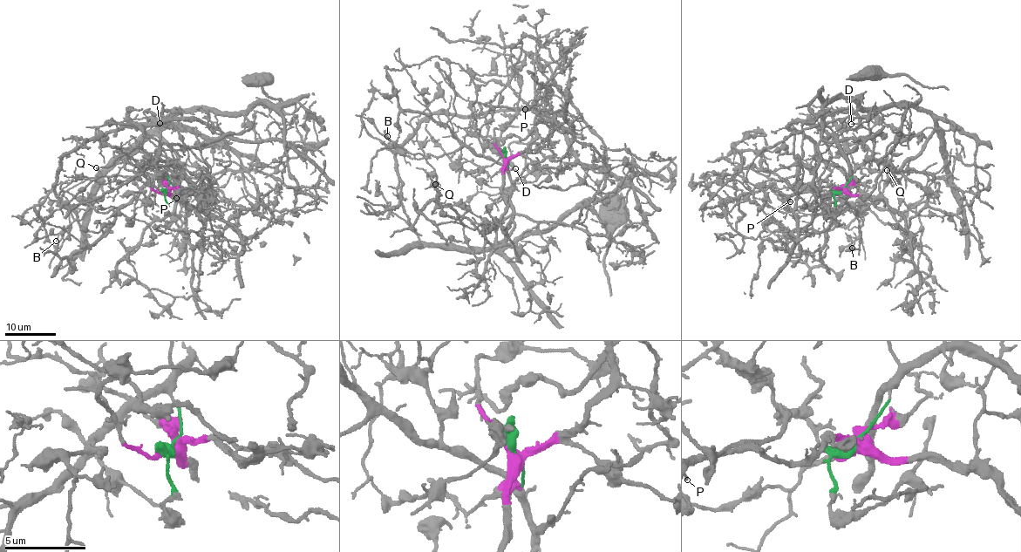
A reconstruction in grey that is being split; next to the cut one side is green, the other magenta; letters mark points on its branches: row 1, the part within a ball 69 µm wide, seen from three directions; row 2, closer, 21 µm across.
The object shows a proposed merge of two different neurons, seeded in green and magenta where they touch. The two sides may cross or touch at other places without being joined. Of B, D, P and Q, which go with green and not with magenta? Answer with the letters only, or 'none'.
B, D, Q

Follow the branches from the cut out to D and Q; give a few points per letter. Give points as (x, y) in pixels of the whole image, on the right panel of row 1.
D: (840, 191), (852, 174), (872, 159), (871, 133), (861, 125), (851, 124)
Q: (840, 191), (852, 173), (848, 180), (847, 197), (841, 208), (859, 215), (880, 195), (887, 170)

